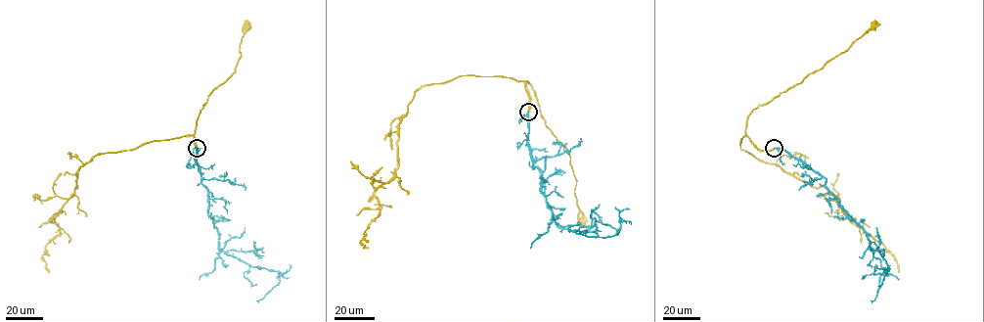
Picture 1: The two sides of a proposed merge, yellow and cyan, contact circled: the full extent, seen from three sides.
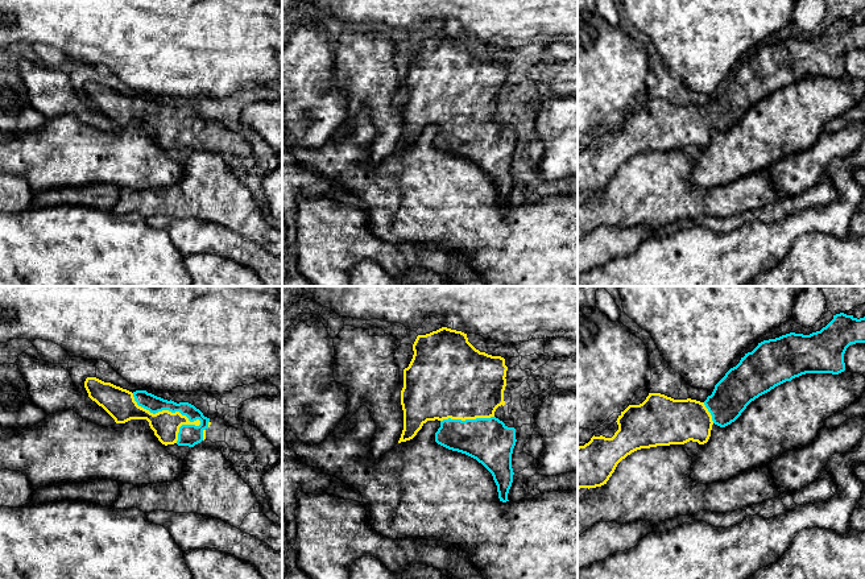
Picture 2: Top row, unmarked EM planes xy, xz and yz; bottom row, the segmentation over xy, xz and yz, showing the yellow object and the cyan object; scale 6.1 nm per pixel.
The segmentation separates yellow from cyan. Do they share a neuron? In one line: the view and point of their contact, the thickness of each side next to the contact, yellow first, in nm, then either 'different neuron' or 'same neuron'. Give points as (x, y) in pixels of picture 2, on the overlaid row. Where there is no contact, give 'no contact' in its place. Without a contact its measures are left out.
meets yellow in xy at (164, 410); 170 nm thick on the yellow side, 130 nm on the other; same neuron

